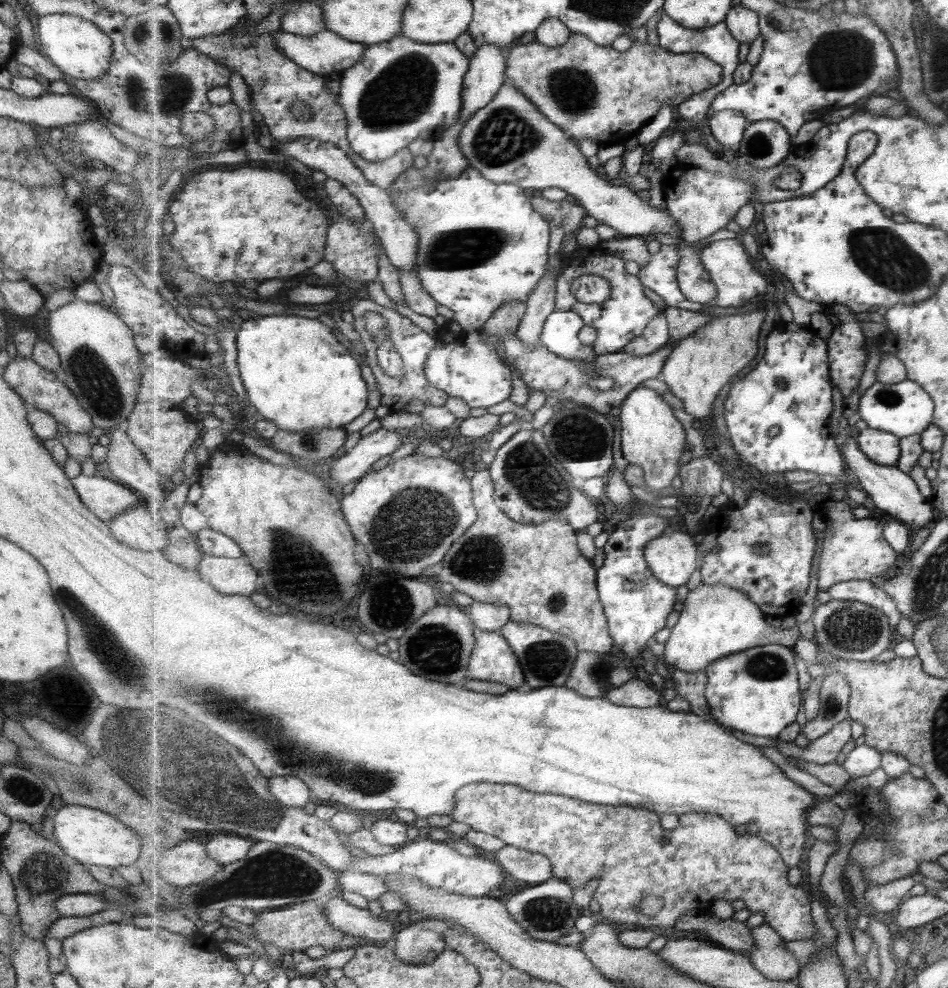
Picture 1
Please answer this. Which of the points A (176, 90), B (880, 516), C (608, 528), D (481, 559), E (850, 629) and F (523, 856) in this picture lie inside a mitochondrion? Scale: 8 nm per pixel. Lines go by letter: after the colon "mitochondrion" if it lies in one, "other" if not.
A: mitochondrion
B: other
C: other
D: mitochondrion
E: mitochondrion
F: other

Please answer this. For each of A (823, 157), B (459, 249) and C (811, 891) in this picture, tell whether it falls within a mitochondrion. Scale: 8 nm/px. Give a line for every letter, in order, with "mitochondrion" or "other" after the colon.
A: other
B: mitochondrion
C: other

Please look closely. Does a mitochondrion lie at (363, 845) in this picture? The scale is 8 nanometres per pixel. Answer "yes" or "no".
no

